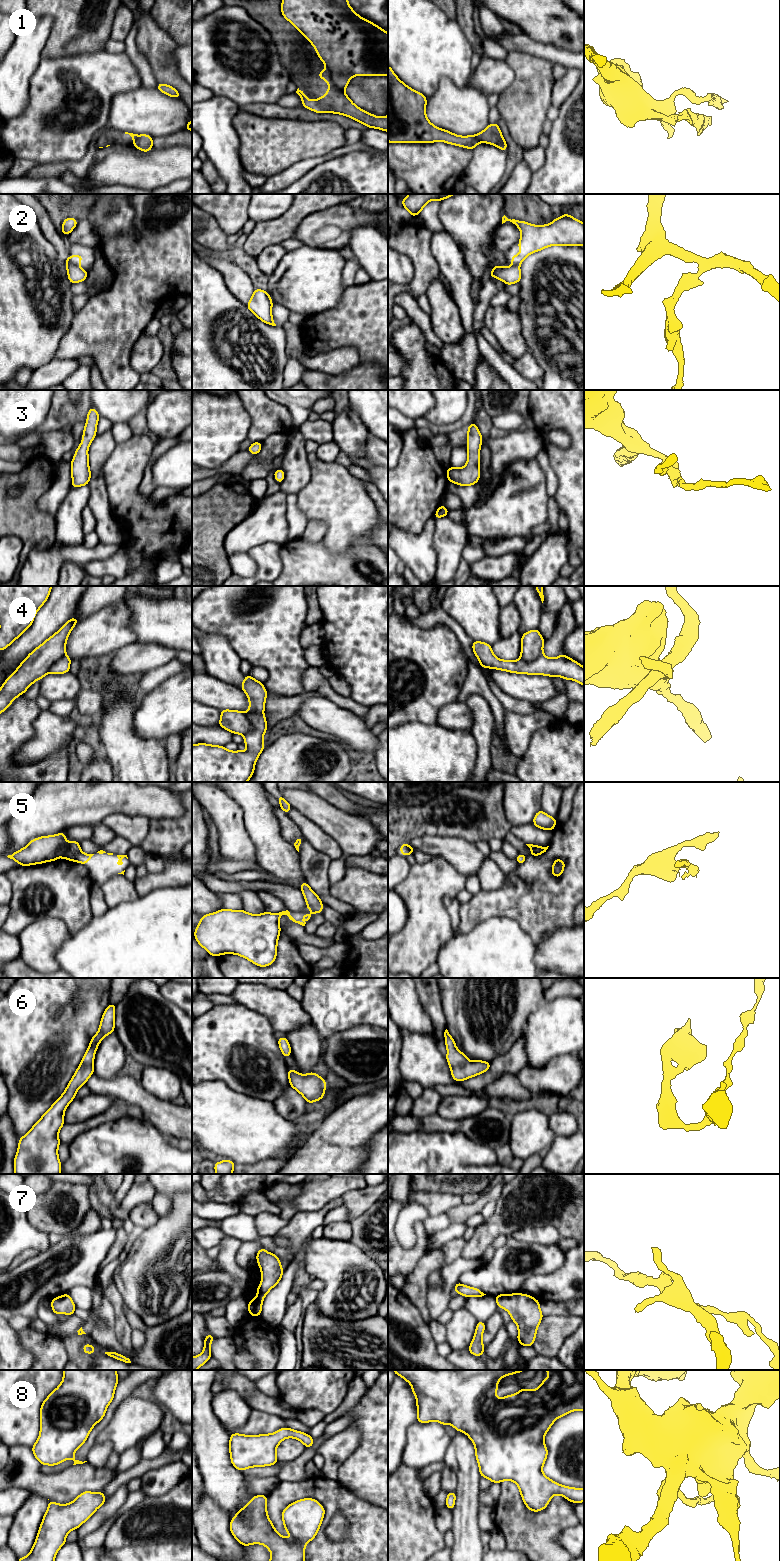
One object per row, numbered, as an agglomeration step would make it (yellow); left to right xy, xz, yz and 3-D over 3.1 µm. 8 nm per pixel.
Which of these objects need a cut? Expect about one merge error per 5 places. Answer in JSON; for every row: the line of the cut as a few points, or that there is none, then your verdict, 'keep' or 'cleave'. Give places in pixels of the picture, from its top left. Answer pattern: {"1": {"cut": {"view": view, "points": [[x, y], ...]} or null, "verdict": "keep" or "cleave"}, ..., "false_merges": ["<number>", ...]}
{"1": {"cut": {"view": "xz", "points": [[328, 71], [331, 81], [339, 89], [343, 90]]}, "verdict": "cleave"}, "2": {"cut": {"view": "xy", "points": [[66, 258], [77, 265]]}, "verdict": "cleave"}, "3": {"cut": null, "verdict": "keep"}, "4": {"cut": {"view": "xz", "points": [[245, 713], [252, 728], [244, 735]]}, "verdict": "cleave"}, "5": {"cut": null, "verdict": "keep"}, "6": {"cut": null, "verdict": "keep"}, "7": {"cut": null, "verdict": "keep"}, "8": {"cut": null, "verdict": "keep"}, "false_merges": ["1", "2", "4"]}

